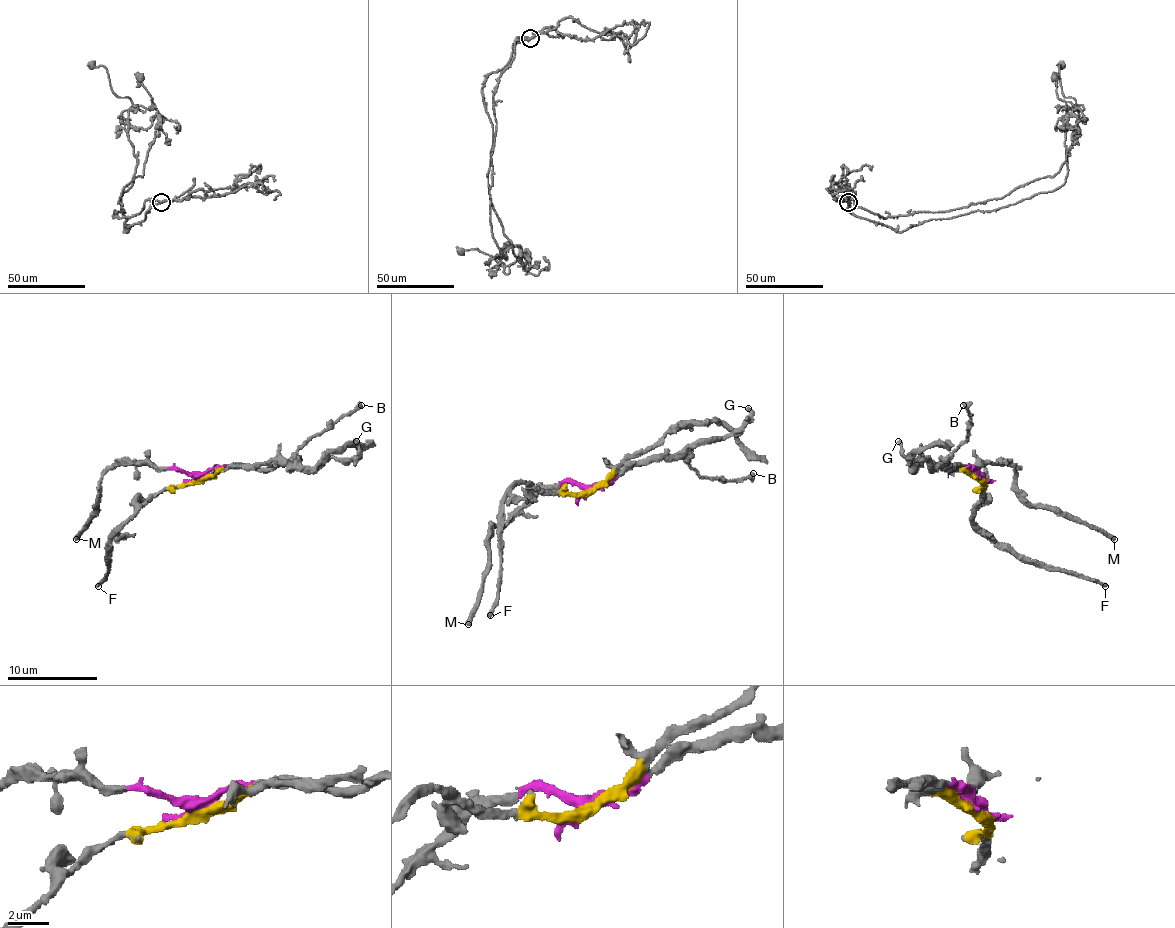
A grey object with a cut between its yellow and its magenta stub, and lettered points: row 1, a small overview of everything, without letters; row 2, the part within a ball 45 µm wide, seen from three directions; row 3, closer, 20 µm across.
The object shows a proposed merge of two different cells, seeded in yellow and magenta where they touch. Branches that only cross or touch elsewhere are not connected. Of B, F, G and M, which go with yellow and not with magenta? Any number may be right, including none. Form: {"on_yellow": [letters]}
{"on_yellow": ["F"]}

